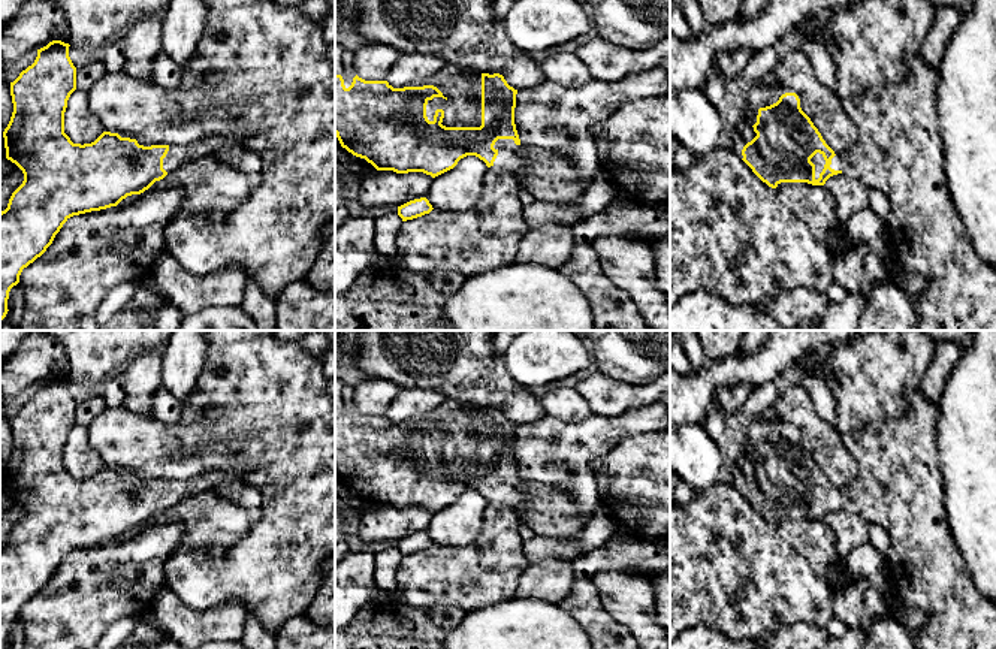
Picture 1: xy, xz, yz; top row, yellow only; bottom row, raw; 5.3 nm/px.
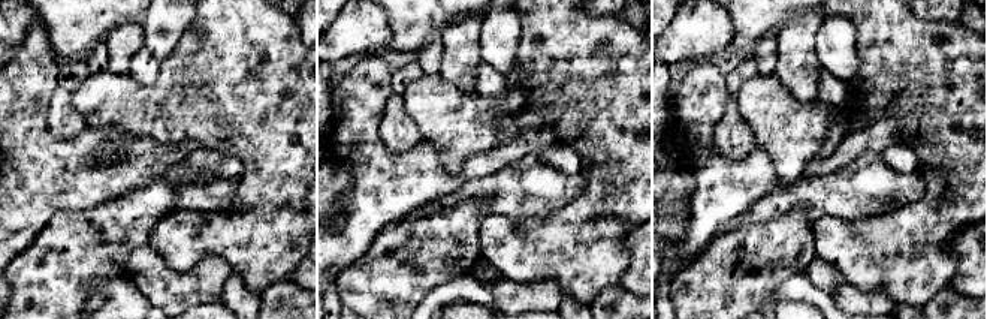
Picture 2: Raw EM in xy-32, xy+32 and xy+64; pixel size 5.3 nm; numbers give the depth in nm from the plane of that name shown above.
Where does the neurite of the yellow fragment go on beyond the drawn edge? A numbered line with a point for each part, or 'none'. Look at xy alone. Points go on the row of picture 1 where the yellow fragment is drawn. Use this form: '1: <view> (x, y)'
1: xy (177, 156)

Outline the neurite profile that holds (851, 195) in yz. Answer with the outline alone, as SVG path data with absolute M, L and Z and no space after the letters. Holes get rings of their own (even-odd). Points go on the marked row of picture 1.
M837 173L830 176L824 185L836 199L836 212L840 223L869 206L869 187L855 178Z

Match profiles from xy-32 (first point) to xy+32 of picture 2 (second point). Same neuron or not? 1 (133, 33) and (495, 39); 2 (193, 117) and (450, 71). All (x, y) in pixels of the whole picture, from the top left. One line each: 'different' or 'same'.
1: different
2: different

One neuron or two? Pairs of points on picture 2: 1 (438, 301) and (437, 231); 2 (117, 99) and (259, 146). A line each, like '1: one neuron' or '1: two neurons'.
1: two neurons
2: one neuron

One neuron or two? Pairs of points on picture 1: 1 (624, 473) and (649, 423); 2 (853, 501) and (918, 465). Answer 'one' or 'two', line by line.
1: two
2: one

